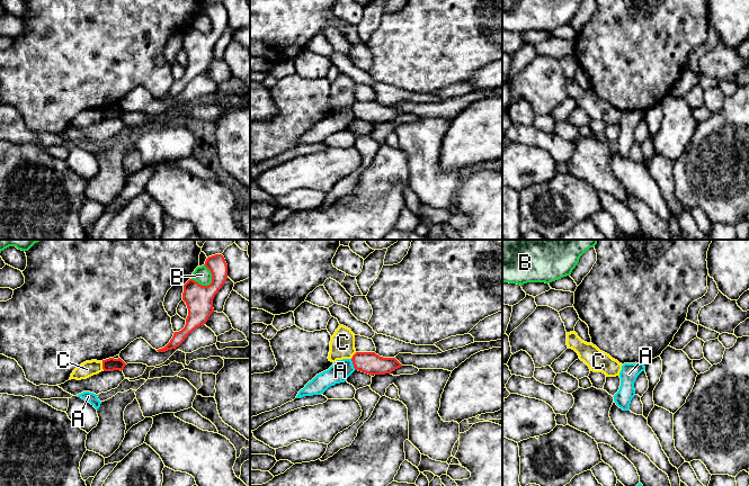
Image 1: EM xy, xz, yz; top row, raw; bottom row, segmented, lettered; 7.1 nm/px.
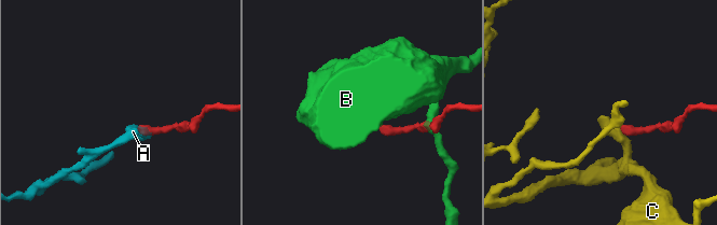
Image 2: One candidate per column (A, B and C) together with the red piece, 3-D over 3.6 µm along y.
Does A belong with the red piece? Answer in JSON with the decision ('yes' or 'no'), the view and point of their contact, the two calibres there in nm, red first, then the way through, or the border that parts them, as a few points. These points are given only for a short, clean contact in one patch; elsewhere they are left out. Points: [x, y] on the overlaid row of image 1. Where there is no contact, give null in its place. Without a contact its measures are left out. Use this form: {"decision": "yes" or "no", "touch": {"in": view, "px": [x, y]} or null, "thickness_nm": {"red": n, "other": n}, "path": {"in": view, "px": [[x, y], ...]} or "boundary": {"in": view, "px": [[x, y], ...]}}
{"decision": "no", "touch": {"in": "xz", "px": [353, 363]}, "thickness_nm": {"red": 160, "other": 150}, "boundary": {"in": "xz", "px": [[350, 359], [355, 369]]}}

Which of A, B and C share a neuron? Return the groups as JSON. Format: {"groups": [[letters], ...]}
{"groups": [["A"], ["B"], ["C"]]}

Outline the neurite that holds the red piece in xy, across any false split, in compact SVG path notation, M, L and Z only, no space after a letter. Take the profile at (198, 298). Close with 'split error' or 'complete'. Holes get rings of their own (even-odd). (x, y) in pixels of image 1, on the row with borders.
M222 254L208 256L204 264L212 273L212 282L202 286L189 279L184 285L182 300L188 308L185 327L175 332L170 342L158 352L166 352L179 346L194 330L204 325L214 312L213 299L228 279L228 264Z; complete

